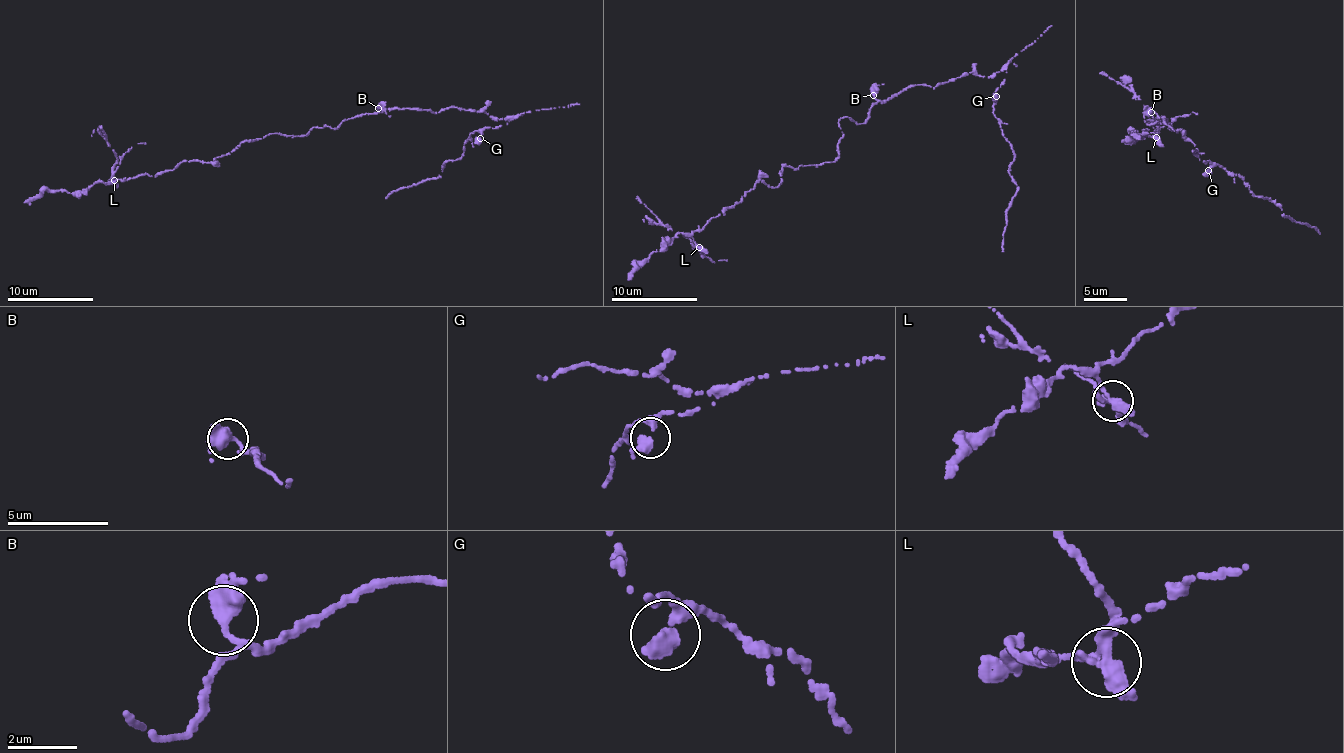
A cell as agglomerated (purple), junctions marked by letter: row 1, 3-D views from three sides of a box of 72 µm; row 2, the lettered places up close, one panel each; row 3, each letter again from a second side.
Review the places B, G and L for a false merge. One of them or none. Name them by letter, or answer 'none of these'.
L

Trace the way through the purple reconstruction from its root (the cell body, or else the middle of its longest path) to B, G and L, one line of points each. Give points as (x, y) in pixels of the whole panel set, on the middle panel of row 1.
B: (858, 124), (864, 124), (876, 104), (873, 95)
G: (858, 124), (877, 101), (907, 88), (937, 86), (971, 73), (1006, 73), (996, 96)
L: (858, 124), (839, 120), (832, 162), (784, 166), (776, 188), (757, 182), (696, 229), (699, 246)

